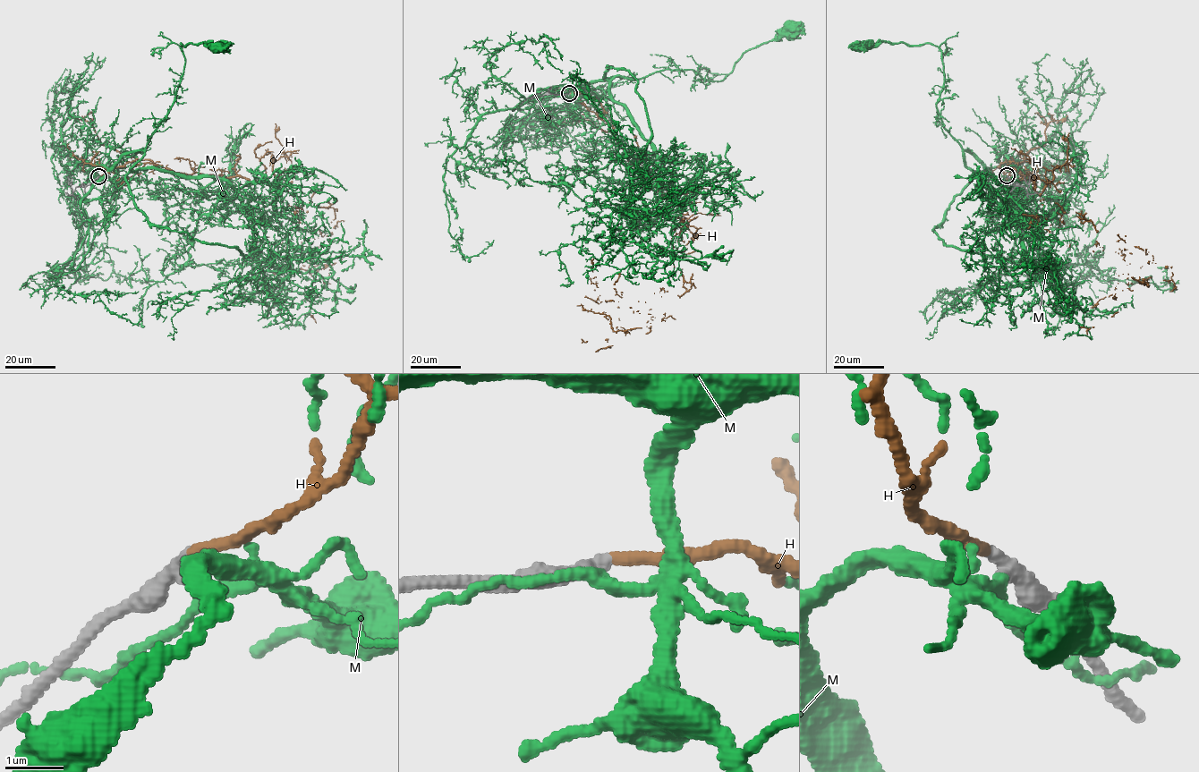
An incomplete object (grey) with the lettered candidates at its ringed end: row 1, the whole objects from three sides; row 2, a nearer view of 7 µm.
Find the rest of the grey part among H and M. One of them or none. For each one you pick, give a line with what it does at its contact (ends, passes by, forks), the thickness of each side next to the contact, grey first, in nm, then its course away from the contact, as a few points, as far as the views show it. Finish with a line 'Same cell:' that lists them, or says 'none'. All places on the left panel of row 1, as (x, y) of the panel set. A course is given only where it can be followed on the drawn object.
H: It ends there. Thickness 260 nm (grey) against 200 nm. Its course: (98, 176), (134, 161), (260, 181), (276, 155), (295, 216), (338, 221), (334, 262), (289, 270), (268, 297)
Same cell: H

